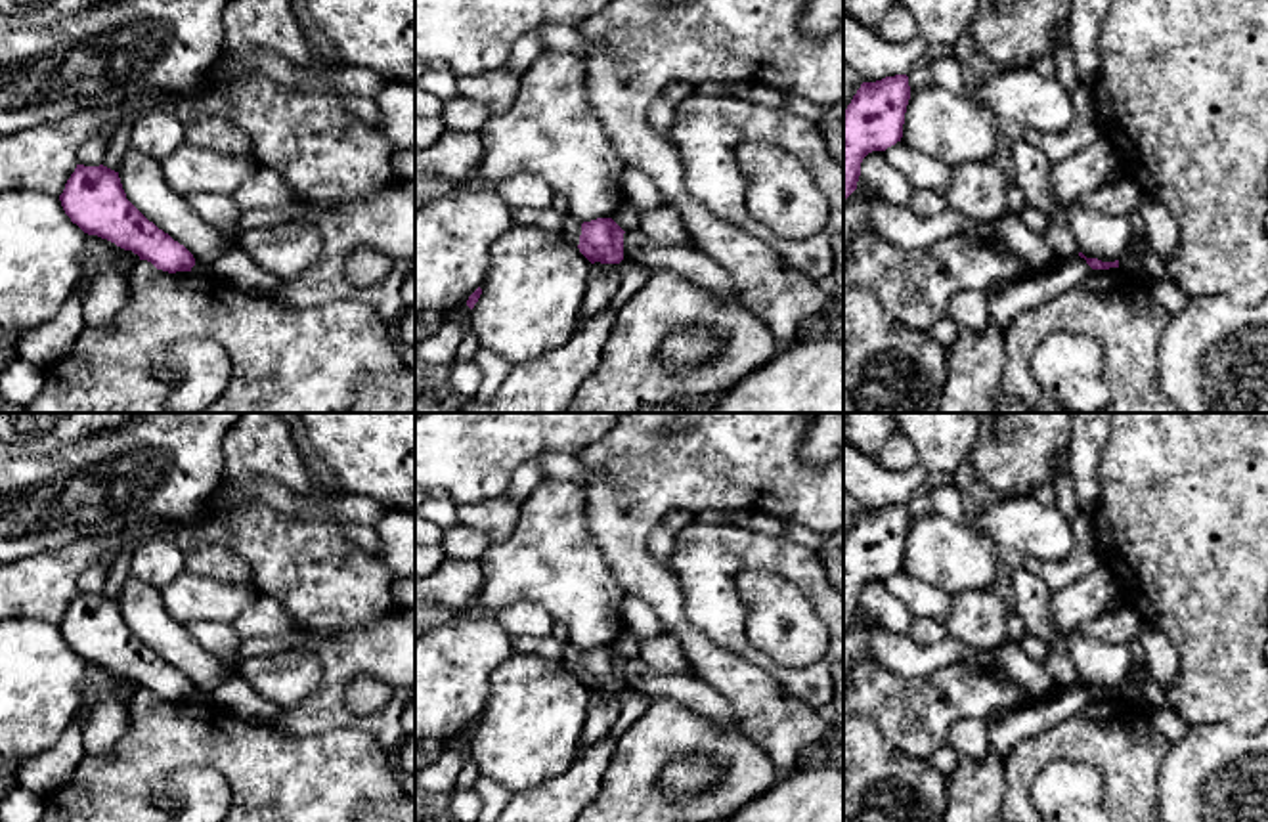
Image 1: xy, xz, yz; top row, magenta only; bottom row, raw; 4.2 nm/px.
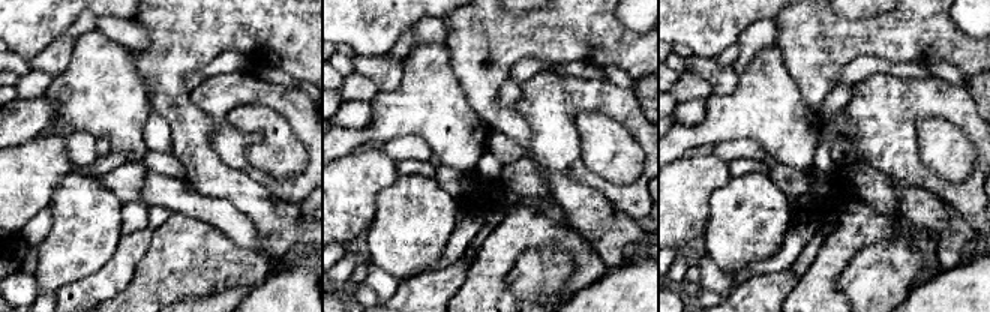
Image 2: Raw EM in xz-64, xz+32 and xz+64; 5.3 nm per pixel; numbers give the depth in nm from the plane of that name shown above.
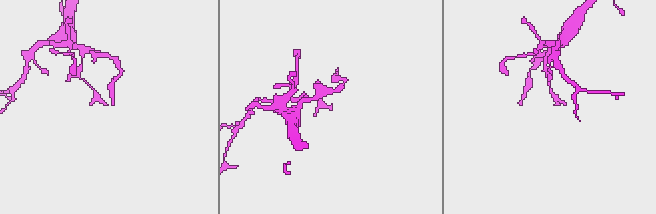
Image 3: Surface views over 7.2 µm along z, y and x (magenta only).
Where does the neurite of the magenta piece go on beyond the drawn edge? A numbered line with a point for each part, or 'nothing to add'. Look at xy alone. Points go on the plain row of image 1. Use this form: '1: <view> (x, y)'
nothing to add

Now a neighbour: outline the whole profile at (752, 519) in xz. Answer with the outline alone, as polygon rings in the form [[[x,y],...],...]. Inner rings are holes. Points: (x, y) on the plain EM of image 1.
[[[757,508],[732,512],[727,524],[734,524],[738,528],[754,530],[754,531],[767,533],[773,537],[784,535],[784,520],[763,514]]]

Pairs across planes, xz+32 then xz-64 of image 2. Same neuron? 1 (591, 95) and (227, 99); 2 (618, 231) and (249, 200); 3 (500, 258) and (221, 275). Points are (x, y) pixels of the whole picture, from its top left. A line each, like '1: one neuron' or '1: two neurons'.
1: one neuron
2: one neuron
3: one neuron

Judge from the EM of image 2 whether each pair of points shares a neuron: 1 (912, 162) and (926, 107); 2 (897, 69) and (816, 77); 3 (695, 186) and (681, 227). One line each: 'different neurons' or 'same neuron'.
1: same neuron
2: different neurons
3: same neuron

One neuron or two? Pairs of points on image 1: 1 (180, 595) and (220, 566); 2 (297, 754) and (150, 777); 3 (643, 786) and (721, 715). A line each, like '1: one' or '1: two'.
1: two
2: one
3: two

